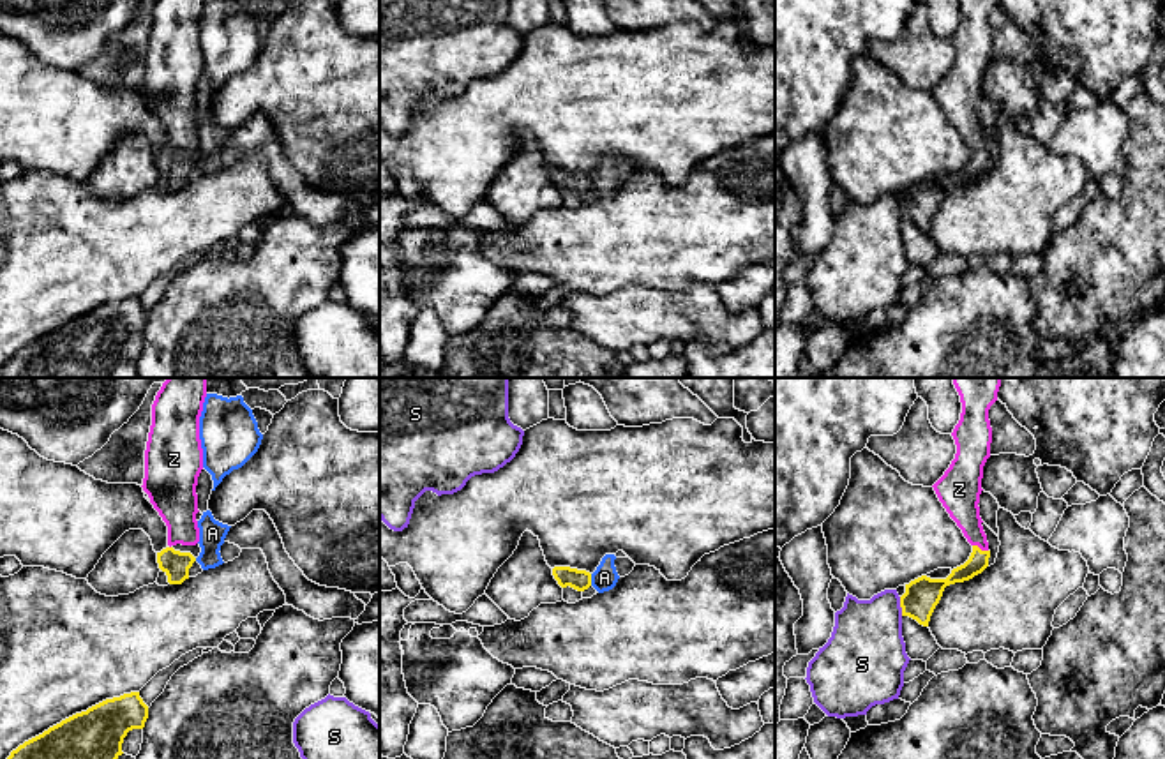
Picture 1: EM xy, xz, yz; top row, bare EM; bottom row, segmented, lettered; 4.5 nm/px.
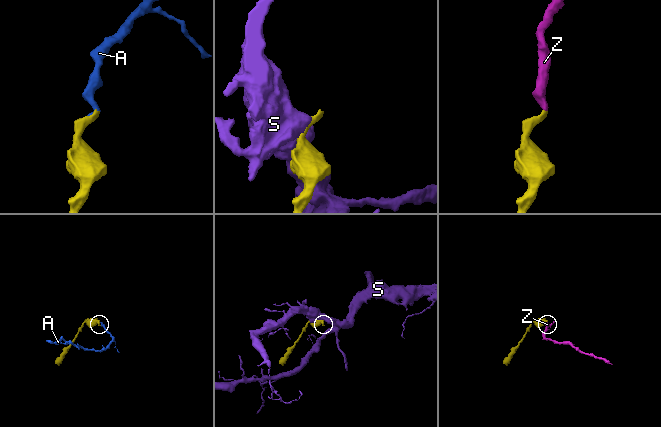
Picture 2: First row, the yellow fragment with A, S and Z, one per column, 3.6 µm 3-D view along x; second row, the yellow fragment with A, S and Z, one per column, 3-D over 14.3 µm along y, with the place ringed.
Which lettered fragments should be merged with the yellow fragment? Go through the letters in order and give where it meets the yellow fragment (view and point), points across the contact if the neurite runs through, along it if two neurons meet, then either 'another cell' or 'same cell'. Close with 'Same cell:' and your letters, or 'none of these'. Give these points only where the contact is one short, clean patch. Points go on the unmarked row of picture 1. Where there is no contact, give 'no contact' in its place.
A: meets yellow in xz at (590, 184); border along xz (590, 179), (592, 189); another cell
S: meets yellow in yz at (901, 210); border along yz (899, 202), (902, 219); another cell
Z: meets yellow in yz at (978, 152); runs through yz (978, 165), (978, 152), (961, 101); same cell
Same cell: Z

